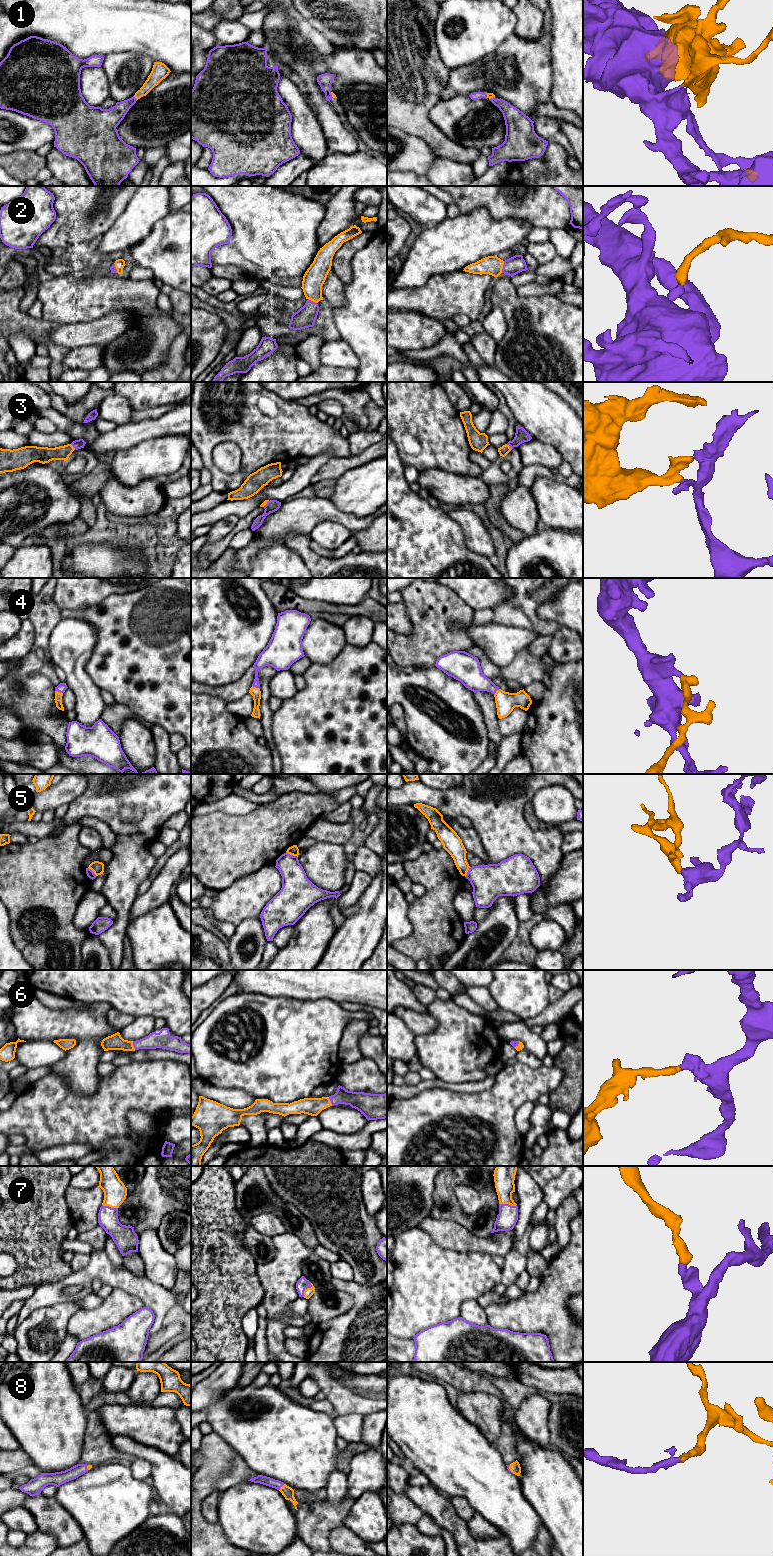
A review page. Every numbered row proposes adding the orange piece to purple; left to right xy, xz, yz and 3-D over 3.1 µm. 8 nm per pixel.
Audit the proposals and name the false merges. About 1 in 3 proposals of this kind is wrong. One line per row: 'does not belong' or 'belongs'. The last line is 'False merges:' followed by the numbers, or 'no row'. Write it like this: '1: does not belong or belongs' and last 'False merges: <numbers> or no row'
1: belongs
2: belongs
3: belongs
4: belongs
5: does not belong
6: belongs
7: belongs
8: belongs
False merges: 5

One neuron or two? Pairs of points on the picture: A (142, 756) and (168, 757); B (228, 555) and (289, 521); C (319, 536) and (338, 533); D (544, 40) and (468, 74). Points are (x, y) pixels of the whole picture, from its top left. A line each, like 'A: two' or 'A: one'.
A: two
B: two
C: one
D: one

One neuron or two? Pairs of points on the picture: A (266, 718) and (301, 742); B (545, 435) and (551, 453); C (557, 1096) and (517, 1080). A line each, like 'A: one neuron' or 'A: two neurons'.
A: two neurons
B: two neurons
C: two neurons

